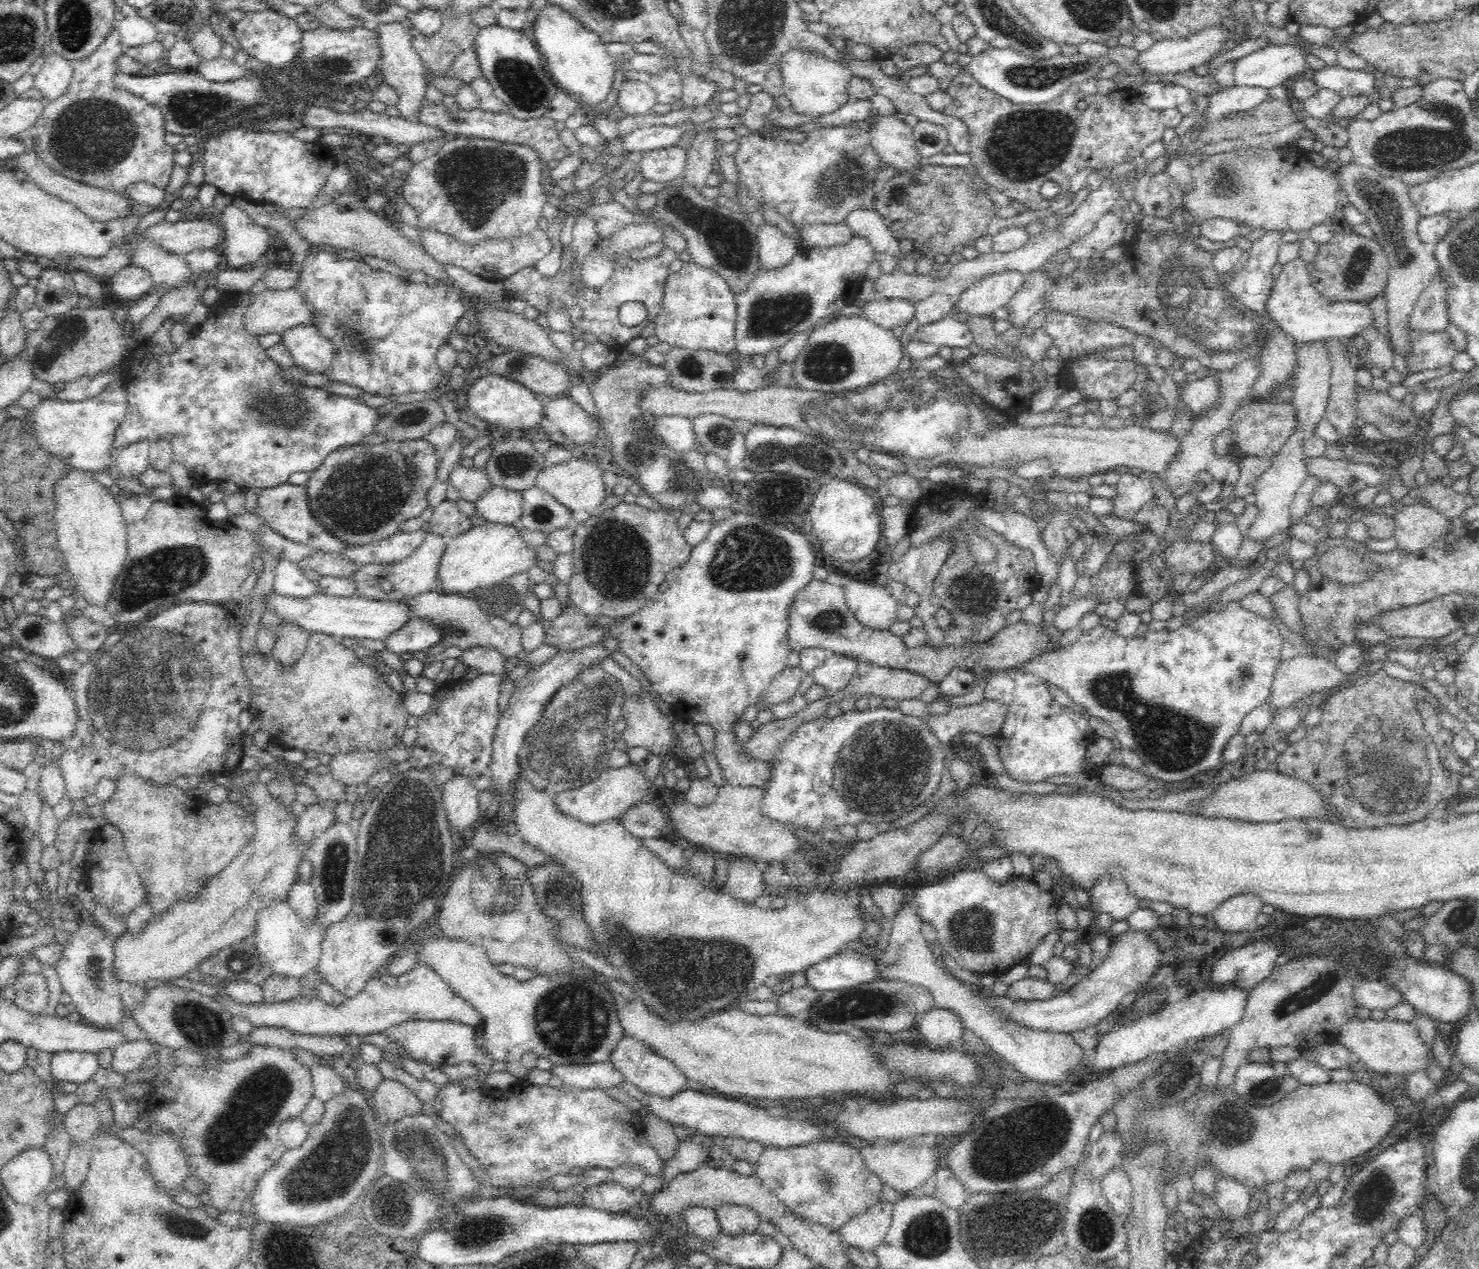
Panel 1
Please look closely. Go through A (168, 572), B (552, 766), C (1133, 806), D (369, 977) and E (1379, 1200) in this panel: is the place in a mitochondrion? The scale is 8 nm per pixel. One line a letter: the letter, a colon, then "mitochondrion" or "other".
A: mitochondrion
B: mitochondrion
C: other
D: other
E: mitochondrion

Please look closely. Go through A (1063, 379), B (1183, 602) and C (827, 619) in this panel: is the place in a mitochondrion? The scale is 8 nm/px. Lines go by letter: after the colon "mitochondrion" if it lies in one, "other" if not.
A: other
B: other
C: mitochondrion

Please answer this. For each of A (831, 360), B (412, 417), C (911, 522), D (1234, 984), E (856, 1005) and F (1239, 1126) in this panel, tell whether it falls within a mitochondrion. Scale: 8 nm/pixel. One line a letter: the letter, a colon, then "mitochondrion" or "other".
A: mitochondrion
B: mitochondrion
C: other
D: other
E: mitochondrion
F: mitochondrion

